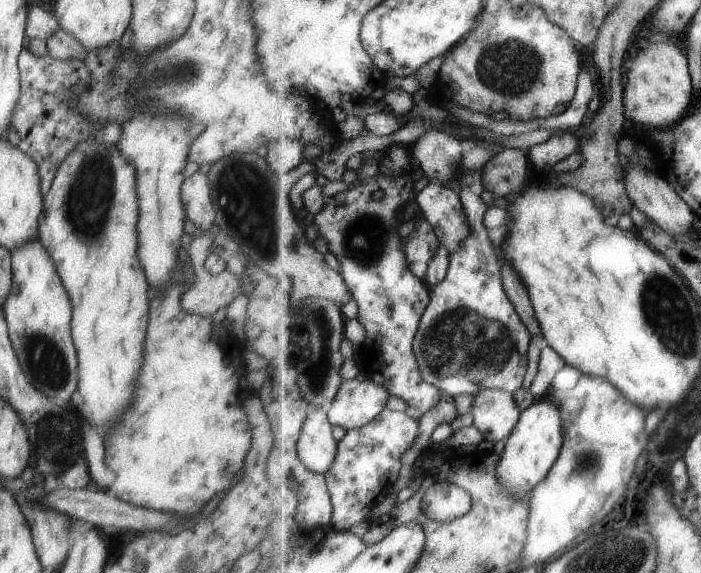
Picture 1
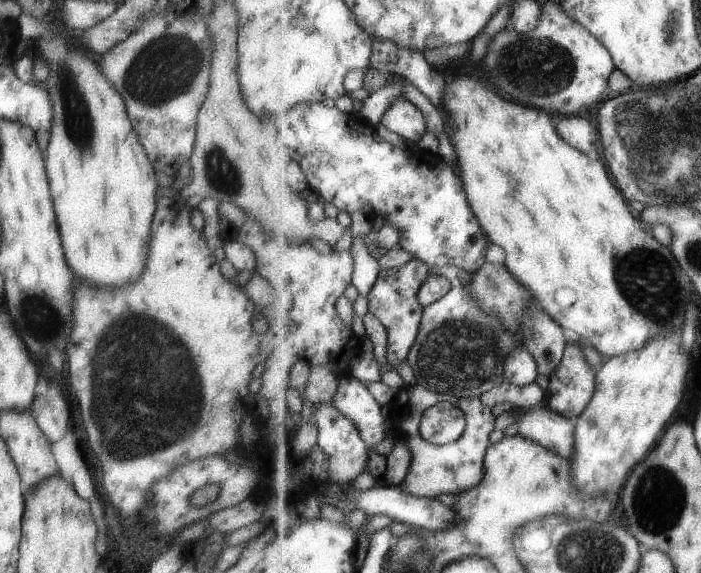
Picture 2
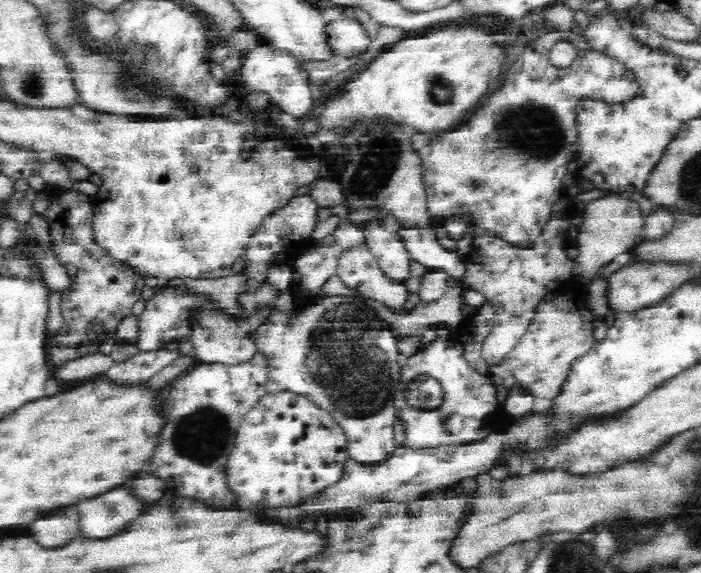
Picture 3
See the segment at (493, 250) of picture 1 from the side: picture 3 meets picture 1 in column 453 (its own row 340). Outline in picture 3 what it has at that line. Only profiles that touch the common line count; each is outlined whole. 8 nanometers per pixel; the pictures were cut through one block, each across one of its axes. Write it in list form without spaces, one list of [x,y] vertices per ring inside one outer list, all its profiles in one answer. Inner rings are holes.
[[[342,221],[332,234],[322,238],[318,244],[313,244],[313,250],[300,253],[291,265],[294,275],[291,289],[298,296],[298,306],[285,313],[274,311],[268,322],[249,337],[255,342],[257,352],[267,356],[269,360],[266,392],[274,394],[290,391],[306,397],[317,408],[328,412],[344,432],[348,459],[365,465],[388,460],[398,447],[394,440],[393,427],[397,417],[392,395],[396,392],[394,386],[401,380],[402,359],[396,346],[396,337],[389,336],[389,323],[380,320],[376,311],[350,297],[326,296],[320,293],[322,284],[336,275],[341,254],[350,245],[363,245],[364,240],[360,227],[352,222]]]

